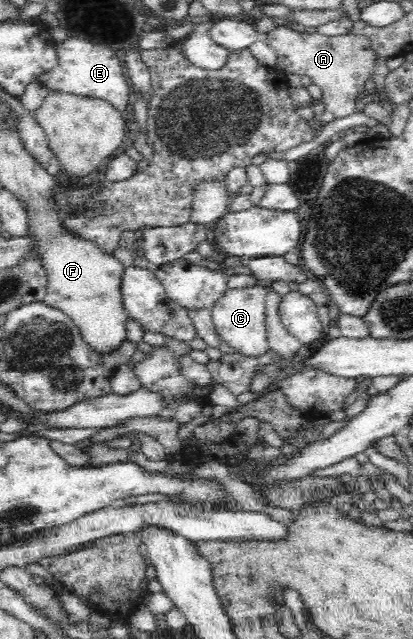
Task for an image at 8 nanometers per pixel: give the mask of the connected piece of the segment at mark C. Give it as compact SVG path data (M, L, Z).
M247 286L241 289L228 289L217 305L213 306L212 318L215 329L234 350L247 358L261 358L269 352L268 331L266 326L265 297L269 288L267 286Z

